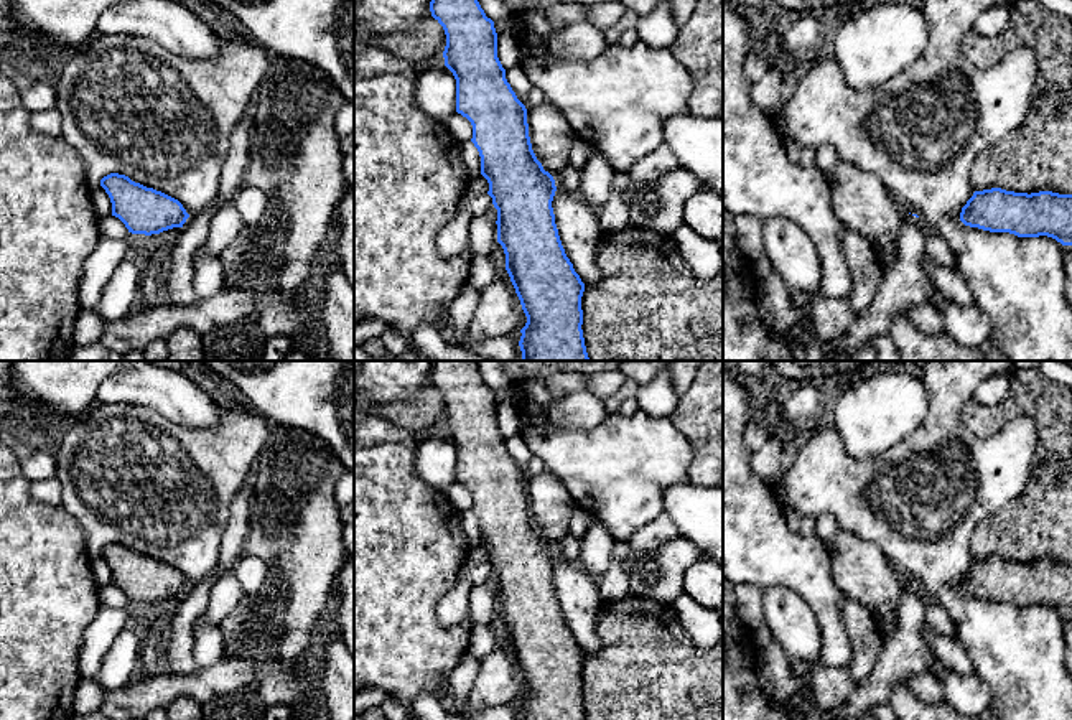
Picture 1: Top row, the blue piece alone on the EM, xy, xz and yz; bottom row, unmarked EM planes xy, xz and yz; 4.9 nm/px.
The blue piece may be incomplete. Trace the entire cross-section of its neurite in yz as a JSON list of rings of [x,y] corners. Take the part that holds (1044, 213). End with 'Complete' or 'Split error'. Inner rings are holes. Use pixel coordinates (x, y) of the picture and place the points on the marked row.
[[[1001,188],[975,191],[962,208],[965,226],[1018,237],[1047,236],[1072,245],[1072,194],[1014,193]]]. Complete

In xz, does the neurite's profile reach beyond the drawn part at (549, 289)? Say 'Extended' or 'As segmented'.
As segmented

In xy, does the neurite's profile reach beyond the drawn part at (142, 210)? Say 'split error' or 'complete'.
complete

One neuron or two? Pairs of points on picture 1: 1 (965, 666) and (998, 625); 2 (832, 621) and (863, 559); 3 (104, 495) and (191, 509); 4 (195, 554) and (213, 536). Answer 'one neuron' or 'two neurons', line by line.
1: two neurons
2: two neurons
3: one neuron
4: one neuron

